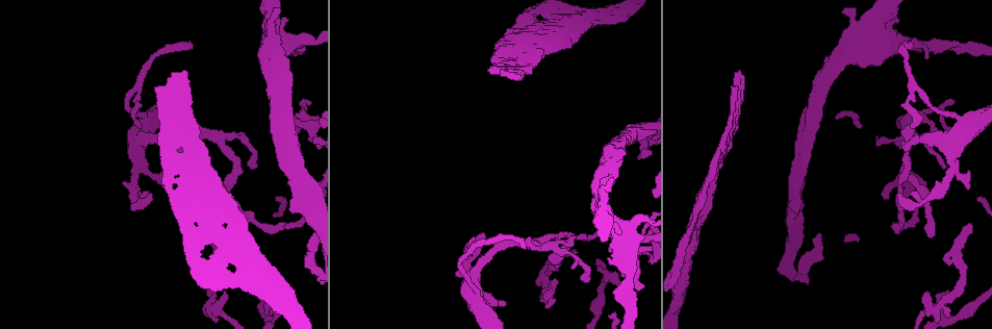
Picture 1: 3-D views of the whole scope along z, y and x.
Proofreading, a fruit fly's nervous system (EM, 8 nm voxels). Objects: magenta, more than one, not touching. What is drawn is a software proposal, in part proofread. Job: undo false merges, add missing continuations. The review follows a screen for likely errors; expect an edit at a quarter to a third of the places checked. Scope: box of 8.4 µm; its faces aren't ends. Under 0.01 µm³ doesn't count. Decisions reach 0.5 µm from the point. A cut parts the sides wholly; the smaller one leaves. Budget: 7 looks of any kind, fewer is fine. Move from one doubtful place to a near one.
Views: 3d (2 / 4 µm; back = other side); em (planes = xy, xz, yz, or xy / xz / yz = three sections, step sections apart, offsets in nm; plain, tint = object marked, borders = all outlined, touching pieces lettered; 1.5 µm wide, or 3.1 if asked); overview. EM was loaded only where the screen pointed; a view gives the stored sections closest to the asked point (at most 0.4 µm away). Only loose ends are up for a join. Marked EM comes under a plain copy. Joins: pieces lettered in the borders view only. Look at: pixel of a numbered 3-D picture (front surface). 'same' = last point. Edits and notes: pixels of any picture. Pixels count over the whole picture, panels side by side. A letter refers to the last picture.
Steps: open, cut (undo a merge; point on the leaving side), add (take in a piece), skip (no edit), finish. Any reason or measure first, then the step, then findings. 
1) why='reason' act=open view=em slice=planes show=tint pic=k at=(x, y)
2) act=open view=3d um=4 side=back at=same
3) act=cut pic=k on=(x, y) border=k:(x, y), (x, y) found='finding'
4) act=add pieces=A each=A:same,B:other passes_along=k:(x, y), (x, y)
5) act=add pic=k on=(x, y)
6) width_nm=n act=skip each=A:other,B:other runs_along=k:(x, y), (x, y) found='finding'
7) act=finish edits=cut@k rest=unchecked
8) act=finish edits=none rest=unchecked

why='free end' act=open view=3d um=4 pic=1 at=(623, 275)

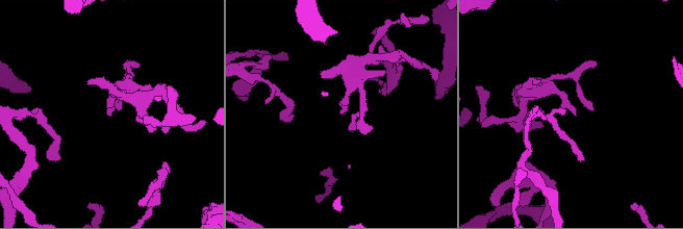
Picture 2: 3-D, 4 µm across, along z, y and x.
act=open view=em um=3.1 slice=planes show=tint pic=2 at=(341, 113)

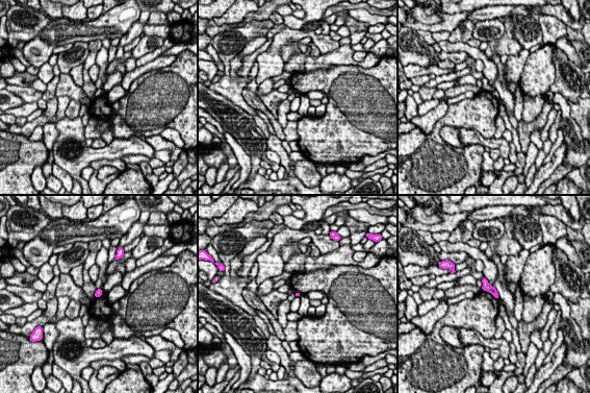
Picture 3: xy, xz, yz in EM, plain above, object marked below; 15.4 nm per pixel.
why='see the neighbours' act=open view=em um=3.1 slice=planes show=borders at=same

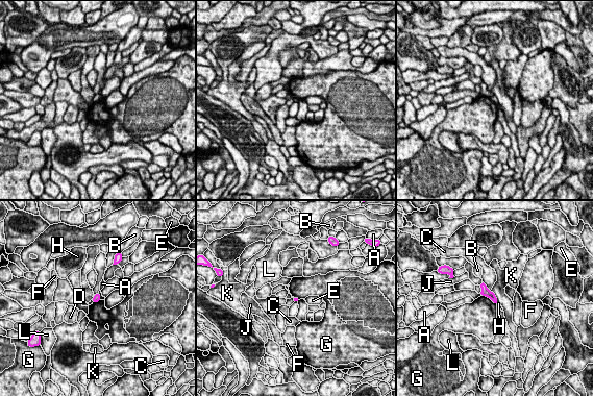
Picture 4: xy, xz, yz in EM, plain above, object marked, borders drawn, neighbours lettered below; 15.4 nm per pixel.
act=skip each=A:other,B:other,C:other,D:other,E:other,F:other,G:other,H:other,J:other,K:other,L:other border=4:(491, 290), (498, 302) found='no lettered piece goes on from it'

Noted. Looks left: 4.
why='free end' act=open view=em slice=planes show=borders pic=1 at=(739, 71)

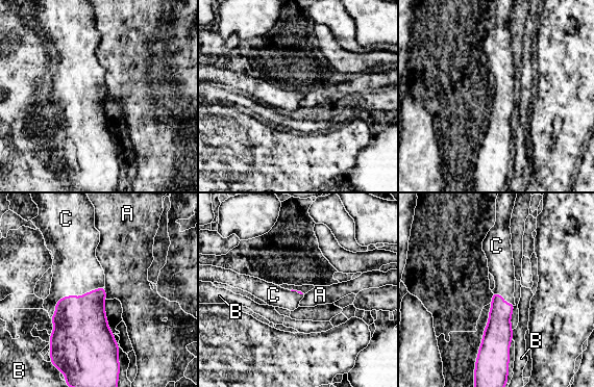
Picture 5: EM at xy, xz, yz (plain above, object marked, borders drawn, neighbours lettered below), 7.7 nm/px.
act=add pieces=C each=A:other,B:other,C:same passes_along=5:(80, 327), (72, 295), (76, 271) found='the neuron continues'

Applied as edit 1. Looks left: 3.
why='see it whole again' act=open view=overview

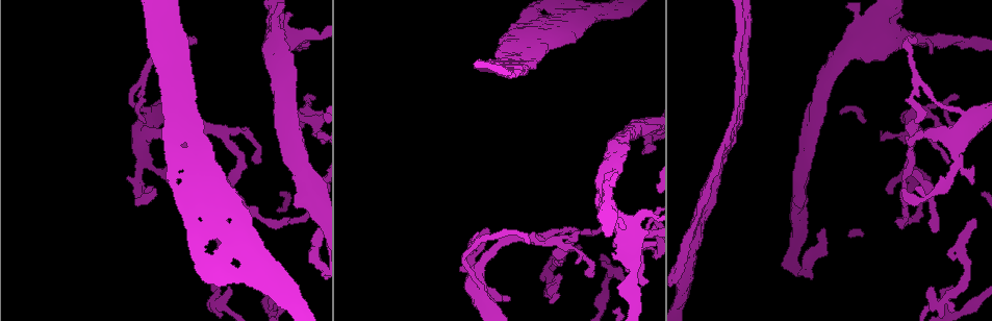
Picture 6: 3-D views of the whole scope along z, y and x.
why='sudden change in width' act=open view=em um=3.1 slice=xy step=8 show=tint pic=6 at=(539, 10)

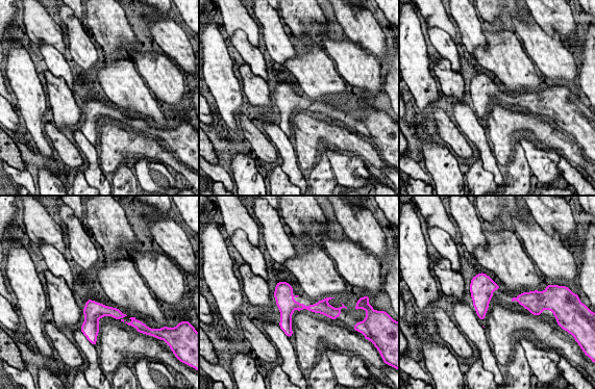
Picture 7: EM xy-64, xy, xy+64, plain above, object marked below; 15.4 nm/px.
why='cut it another way' act=open view=em um=3.1 slice=planes show=borders at=same

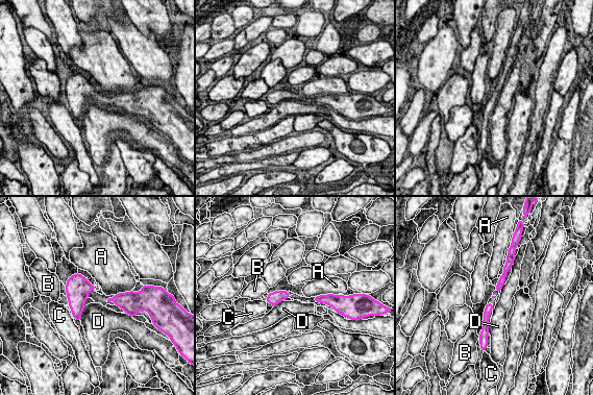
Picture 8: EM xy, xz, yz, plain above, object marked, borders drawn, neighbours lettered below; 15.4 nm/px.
width_nm=100 longest_contact=A:280nm act=skip each=A:other,B:other,C:other,D:other found='all the same neuron'

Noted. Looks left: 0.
act=finish edits=add@5 rest=unchecked

